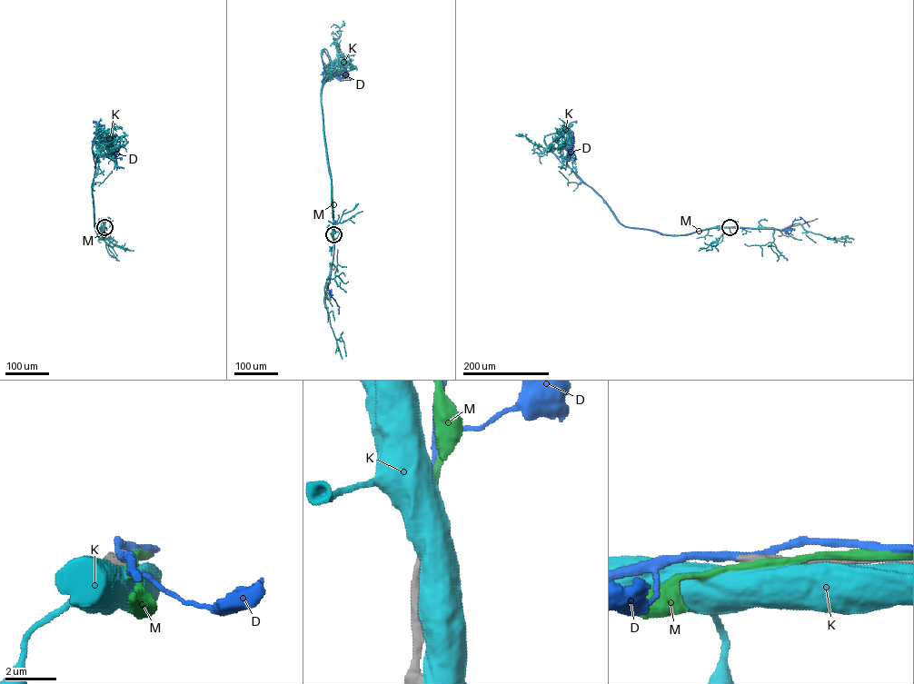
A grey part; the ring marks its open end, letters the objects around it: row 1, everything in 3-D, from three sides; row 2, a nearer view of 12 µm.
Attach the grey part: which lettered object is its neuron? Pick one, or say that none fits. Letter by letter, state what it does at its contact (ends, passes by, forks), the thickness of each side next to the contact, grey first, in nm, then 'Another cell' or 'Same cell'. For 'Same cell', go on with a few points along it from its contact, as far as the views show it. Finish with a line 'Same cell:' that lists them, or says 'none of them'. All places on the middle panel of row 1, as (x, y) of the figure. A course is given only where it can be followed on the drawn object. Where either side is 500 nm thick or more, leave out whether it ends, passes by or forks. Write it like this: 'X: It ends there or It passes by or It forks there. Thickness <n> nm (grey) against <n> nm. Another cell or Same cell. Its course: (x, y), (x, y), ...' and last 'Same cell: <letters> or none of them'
D: Thickness 550 nm (grey) against 280 nm. Another cell
K: Thickness 600 nm (grey) against 750 nm. Another cell
M: Thickness 550 nm (grey) against 280 nm. Another cell
Same cell: none of them

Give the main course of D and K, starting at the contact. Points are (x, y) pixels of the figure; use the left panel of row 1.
D: (104, 227), (102, 234), (94, 226), (92, 149), (94, 136), (101, 133), (104, 125), (94, 121)
K: (104, 227), (102, 235), (94, 227), (92, 188), (96, 158), (92, 147), (104, 128), (104, 124), (99, 125)

